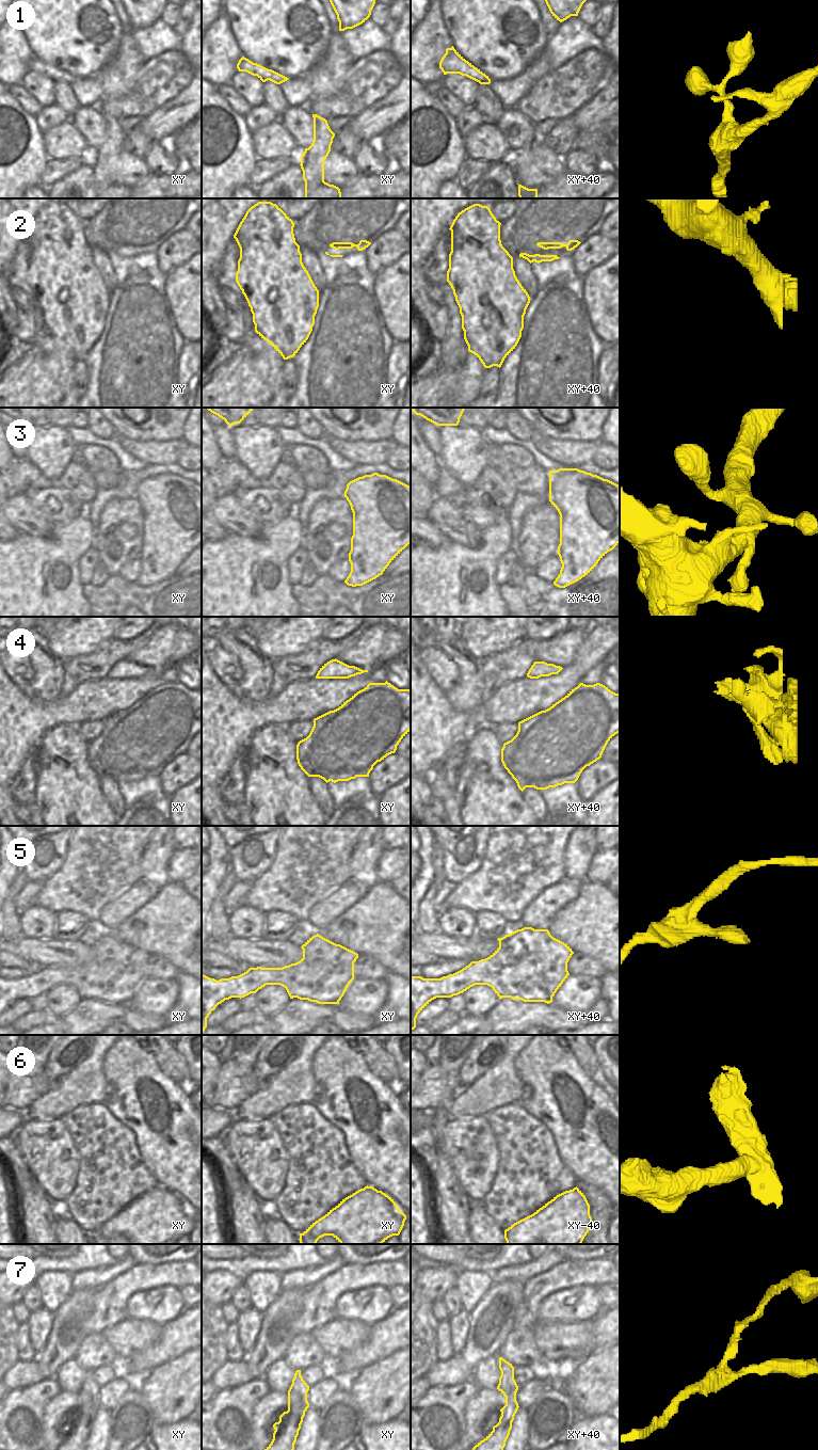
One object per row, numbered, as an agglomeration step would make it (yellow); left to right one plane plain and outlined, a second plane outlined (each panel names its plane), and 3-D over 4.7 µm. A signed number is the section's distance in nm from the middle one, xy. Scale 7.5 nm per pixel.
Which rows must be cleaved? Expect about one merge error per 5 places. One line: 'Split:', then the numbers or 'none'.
Split: 4, 6

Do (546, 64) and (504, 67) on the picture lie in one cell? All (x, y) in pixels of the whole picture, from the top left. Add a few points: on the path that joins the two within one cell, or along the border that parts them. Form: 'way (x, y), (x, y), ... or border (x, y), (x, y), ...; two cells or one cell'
border (535, 57), (520, 73), (506, 79); two cells

